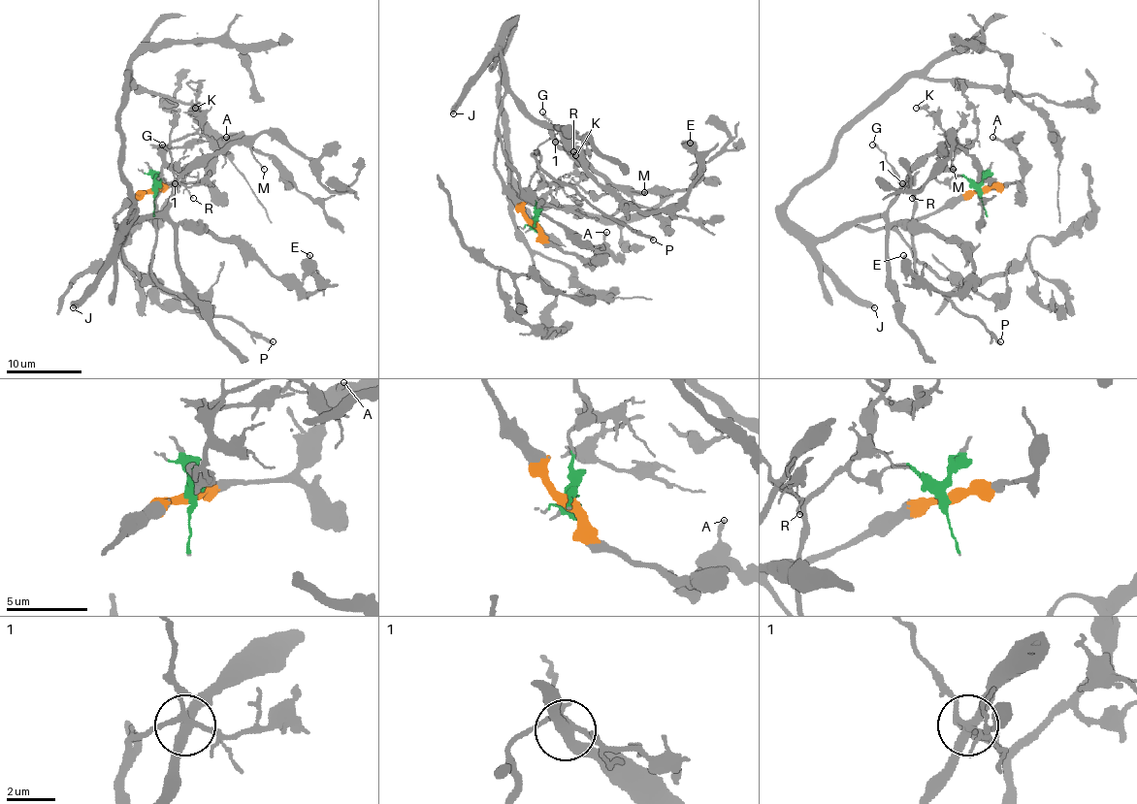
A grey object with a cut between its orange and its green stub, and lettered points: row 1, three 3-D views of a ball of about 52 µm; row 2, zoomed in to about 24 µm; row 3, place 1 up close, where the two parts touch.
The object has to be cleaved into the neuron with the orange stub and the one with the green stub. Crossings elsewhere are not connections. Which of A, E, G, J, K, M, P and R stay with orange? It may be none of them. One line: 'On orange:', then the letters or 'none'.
On orange: A, E, J, M

